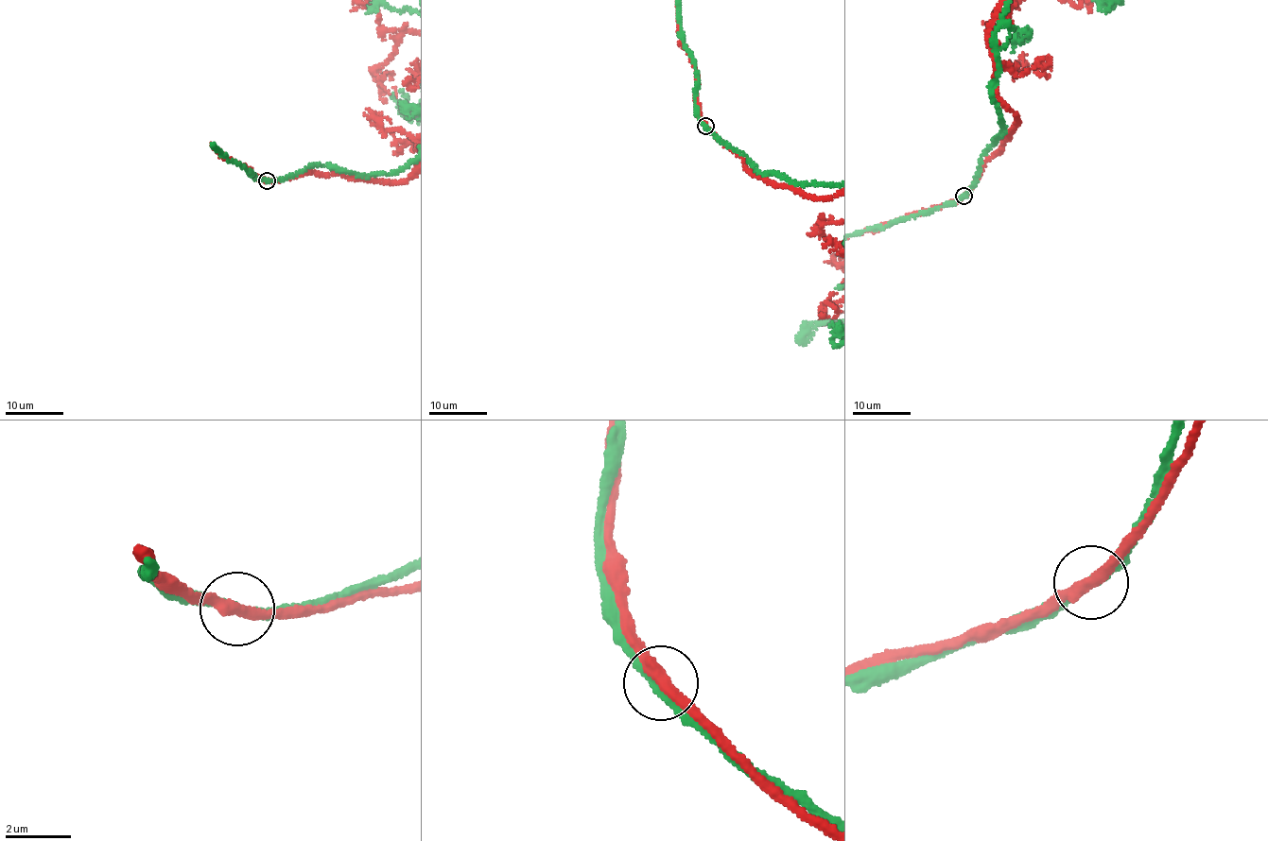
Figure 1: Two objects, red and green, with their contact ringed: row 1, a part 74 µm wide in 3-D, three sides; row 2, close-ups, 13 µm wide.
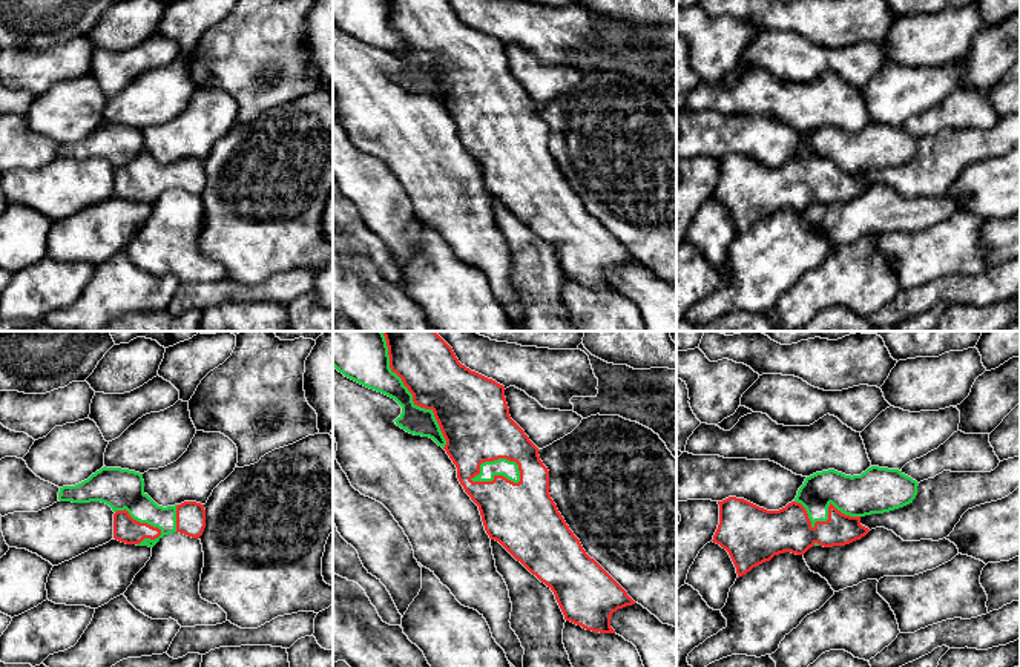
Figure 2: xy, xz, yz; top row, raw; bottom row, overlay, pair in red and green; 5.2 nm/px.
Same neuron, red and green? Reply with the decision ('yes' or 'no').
no

